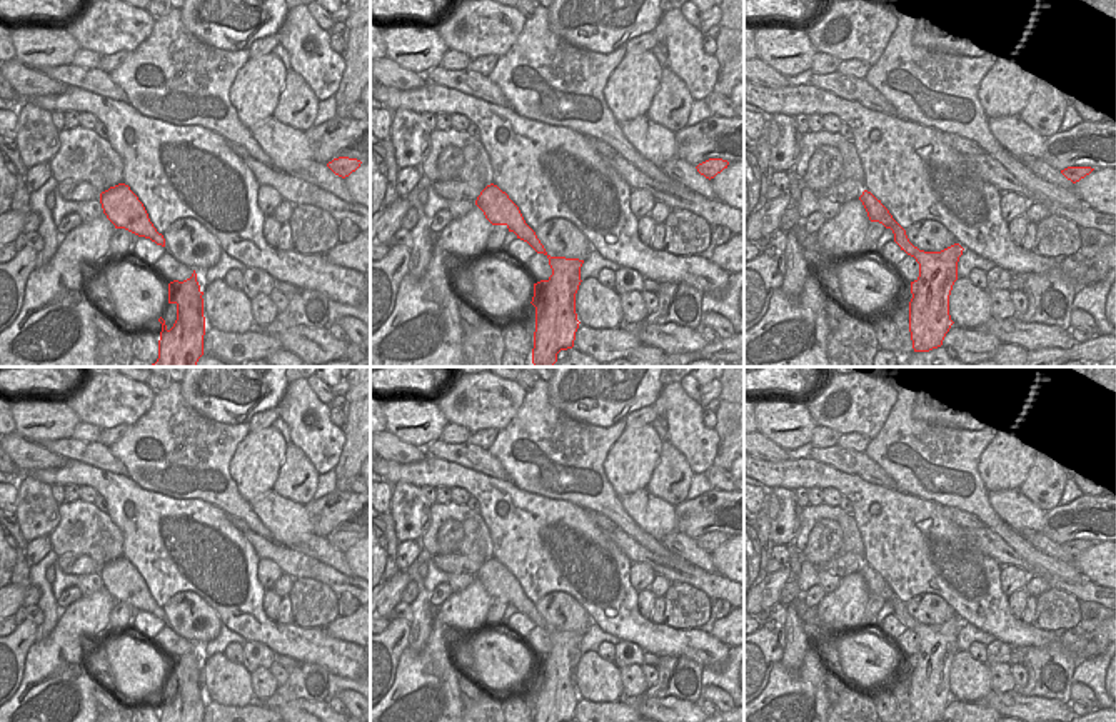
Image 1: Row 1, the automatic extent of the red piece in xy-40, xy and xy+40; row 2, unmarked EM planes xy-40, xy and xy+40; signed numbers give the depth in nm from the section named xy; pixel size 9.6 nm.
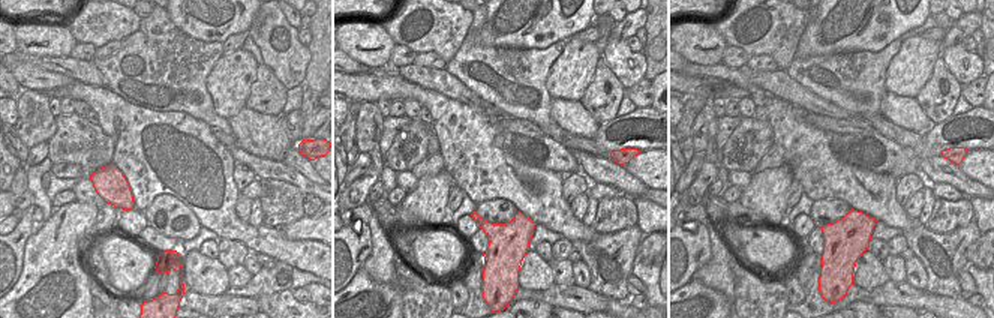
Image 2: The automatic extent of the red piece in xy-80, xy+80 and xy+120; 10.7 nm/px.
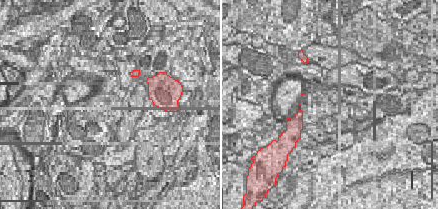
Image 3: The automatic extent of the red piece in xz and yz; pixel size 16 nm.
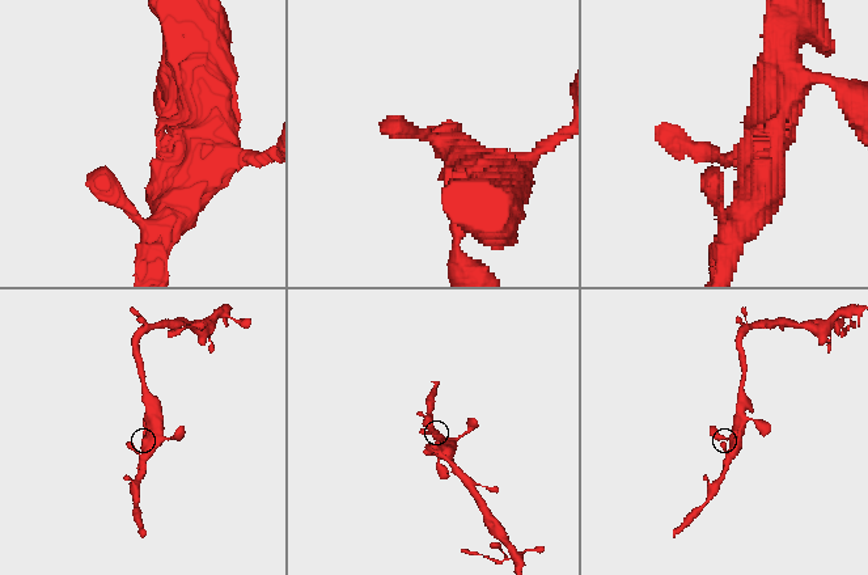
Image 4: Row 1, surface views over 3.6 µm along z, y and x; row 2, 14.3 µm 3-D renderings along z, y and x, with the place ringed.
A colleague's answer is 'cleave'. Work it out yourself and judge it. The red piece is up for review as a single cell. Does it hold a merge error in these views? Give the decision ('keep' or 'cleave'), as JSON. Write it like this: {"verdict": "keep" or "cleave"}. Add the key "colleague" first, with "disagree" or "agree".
{"colleague": "disagree", "verdict": "keep"}

